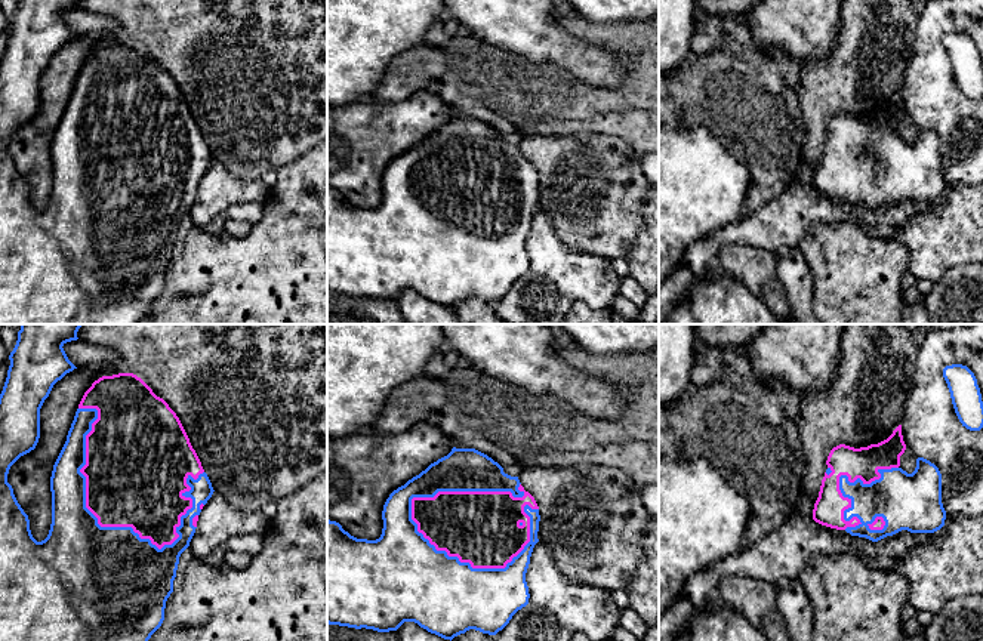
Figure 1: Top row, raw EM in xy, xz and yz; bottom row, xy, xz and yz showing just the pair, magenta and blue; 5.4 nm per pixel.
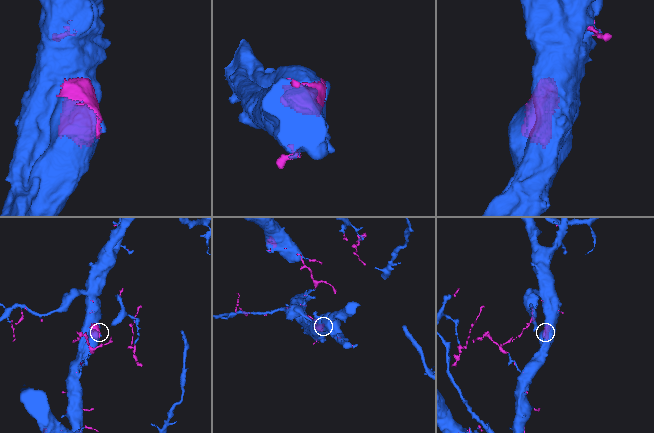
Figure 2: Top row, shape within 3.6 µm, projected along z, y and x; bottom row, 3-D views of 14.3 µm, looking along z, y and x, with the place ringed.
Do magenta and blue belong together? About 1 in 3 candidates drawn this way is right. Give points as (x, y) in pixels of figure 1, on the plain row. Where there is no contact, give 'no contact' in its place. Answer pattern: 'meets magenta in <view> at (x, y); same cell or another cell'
meets magenta in xz at (483, 236); same cell

